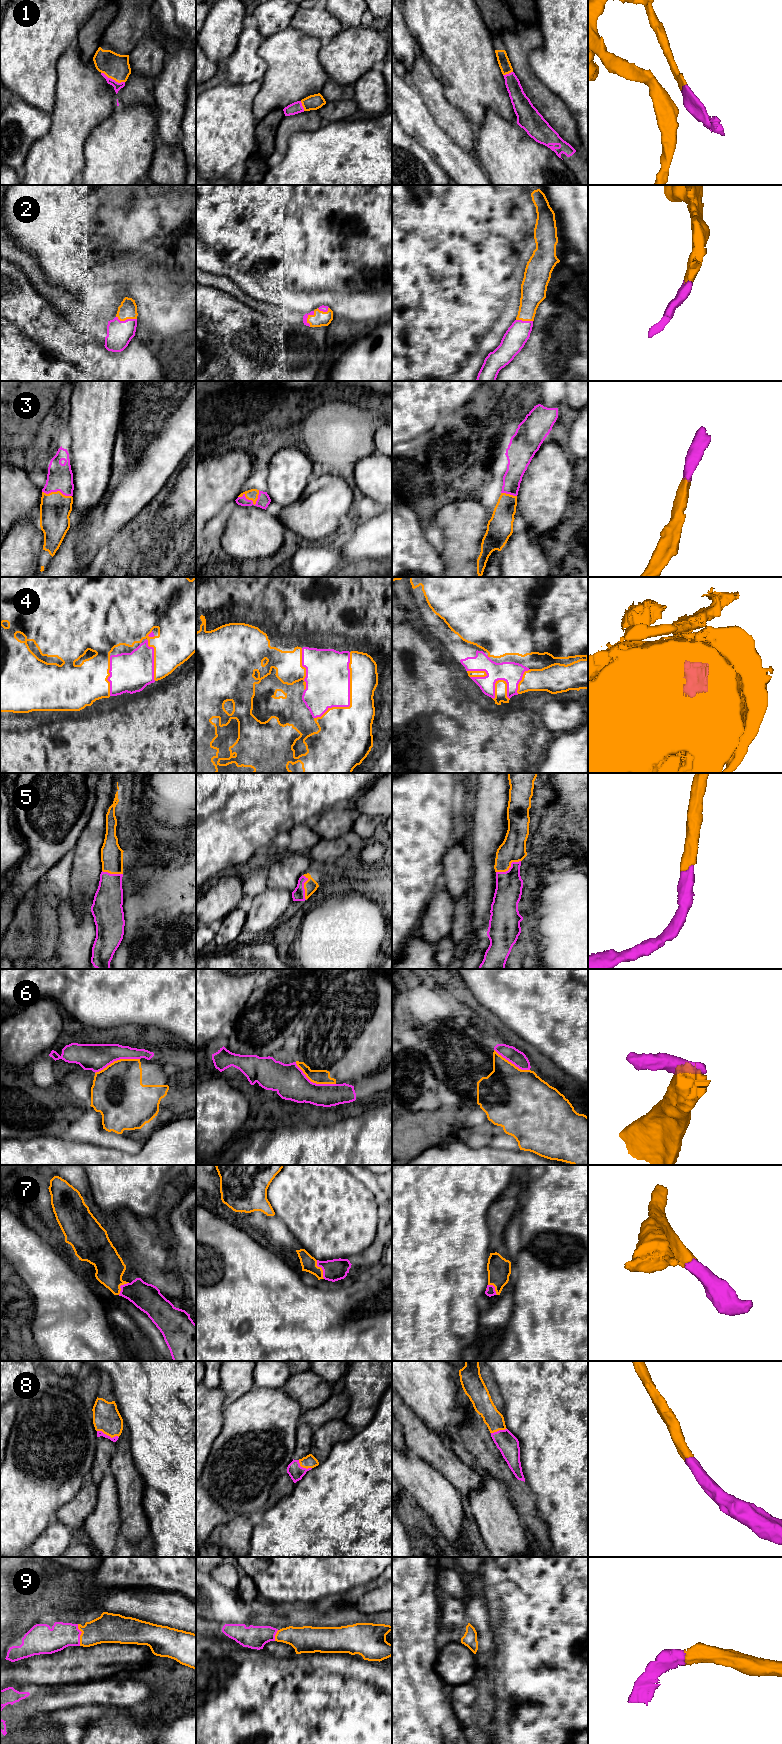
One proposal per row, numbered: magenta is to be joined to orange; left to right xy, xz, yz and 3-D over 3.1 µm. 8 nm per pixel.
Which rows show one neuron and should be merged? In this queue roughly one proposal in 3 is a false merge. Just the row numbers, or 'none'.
1, 2, 3, 4, 5, 7, 8, 9

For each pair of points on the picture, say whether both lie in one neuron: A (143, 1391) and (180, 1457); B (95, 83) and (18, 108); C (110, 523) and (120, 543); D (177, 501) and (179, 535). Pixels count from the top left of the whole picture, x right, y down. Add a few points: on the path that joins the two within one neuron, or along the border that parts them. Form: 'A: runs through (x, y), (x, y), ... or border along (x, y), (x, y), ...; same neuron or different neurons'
A: runs through (159, 1407), (180, 1429), (180, 1441); same neuron
B: runs through (76, 102), (59, 119), (37, 119); same neuron
C: border along (121, 529), (106, 545); different neurons
D: border along (185, 522), (174, 531), (169, 541), (162, 543); different neurons

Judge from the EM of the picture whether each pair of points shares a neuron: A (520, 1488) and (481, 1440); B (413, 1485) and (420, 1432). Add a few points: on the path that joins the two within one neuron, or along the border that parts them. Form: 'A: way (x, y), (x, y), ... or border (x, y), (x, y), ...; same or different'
A: way (508, 1478), (485, 1452); same
B: border (409, 1450), (437, 1469); different

